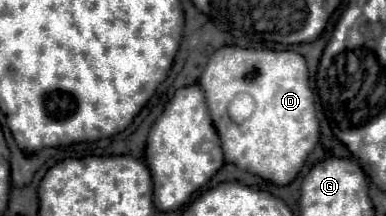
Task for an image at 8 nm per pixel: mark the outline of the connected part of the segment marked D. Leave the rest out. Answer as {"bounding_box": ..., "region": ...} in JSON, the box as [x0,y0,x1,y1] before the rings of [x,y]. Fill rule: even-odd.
{"bounding_box":[199,45,321,185],"region":[[[227,45],[209,57],[199,87],[205,93],[209,115],[221,137],[225,161],[275,185],[289,185],[321,135],[303,55],[295,51],[243,49]],[[237,93],[249,93],[255,99],[255,111],[251,119],[241,125],[225,123],[225,119],[229,119],[227,105]]]}

